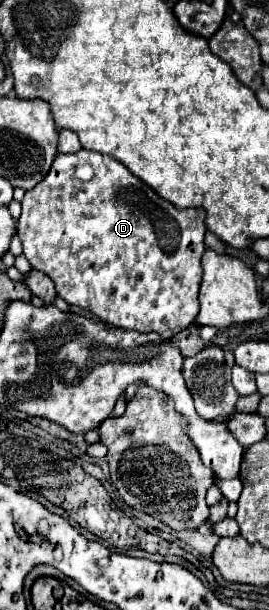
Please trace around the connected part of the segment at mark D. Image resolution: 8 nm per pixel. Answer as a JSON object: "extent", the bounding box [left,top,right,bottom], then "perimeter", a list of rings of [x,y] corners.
{"extent":[17,149,205,339],"perimeter":[[[81,149],[79,153],[71,153],[71,155],[57,155],[49,173],[45,175],[45,179],[41,183],[37,183],[33,189],[25,191],[21,205],[23,205],[23,211],[17,221],[17,229],[19,229],[21,243],[23,243],[23,255],[27,257],[27,261],[31,263],[33,269],[39,269],[47,277],[51,277],[51,281],[55,283],[57,295],[63,297],[69,305],[77,305],[115,327],[141,331],[141,333],[157,331],[157,333],[163,333],[163,337],[167,337],[167,339],[171,339],[179,329],[185,329],[187,325],[191,325],[195,321],[195,317],[199,313],[199,301],[197,301],[199,273],[203,273],[201,255],[205,249],[205,243],[203,243],[205,211],[203,209],[177,209],[173,203],[161,199],[149,185],[139,181],[139,177],[135,177],[125,165],[121,165],[119,161],[115,161],[107,155],[93,153],[87,149]]]}

